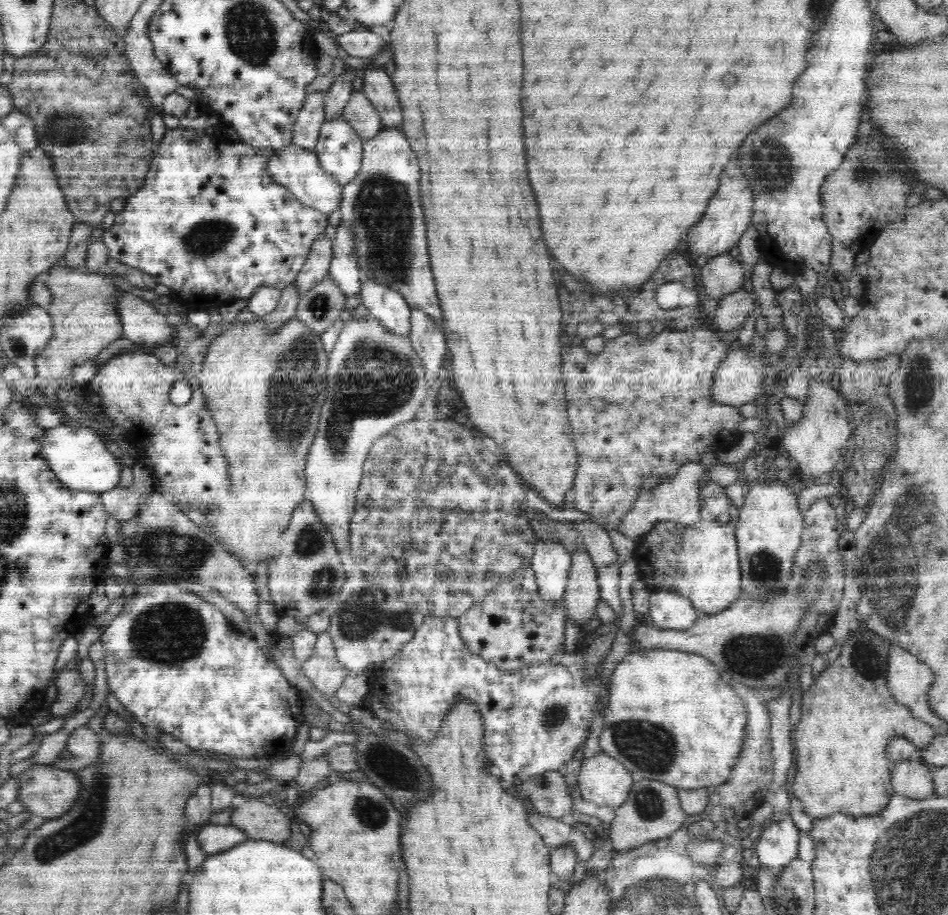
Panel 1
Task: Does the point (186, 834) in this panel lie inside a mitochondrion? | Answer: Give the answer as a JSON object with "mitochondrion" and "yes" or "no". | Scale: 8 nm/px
{"mitochondrion":"no"}

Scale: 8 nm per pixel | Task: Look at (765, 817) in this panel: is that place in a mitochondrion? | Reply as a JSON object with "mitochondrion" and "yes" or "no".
{"mitochondrion":"no"}

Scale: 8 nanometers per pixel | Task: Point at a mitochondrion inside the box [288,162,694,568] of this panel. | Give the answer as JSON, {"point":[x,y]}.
{"point":[378,379]}

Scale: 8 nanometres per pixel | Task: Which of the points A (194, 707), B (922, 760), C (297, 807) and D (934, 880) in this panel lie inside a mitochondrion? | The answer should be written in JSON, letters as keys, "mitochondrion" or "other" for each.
{"A":"other","B":"other","C":"other","D":"mitochondrion"}

